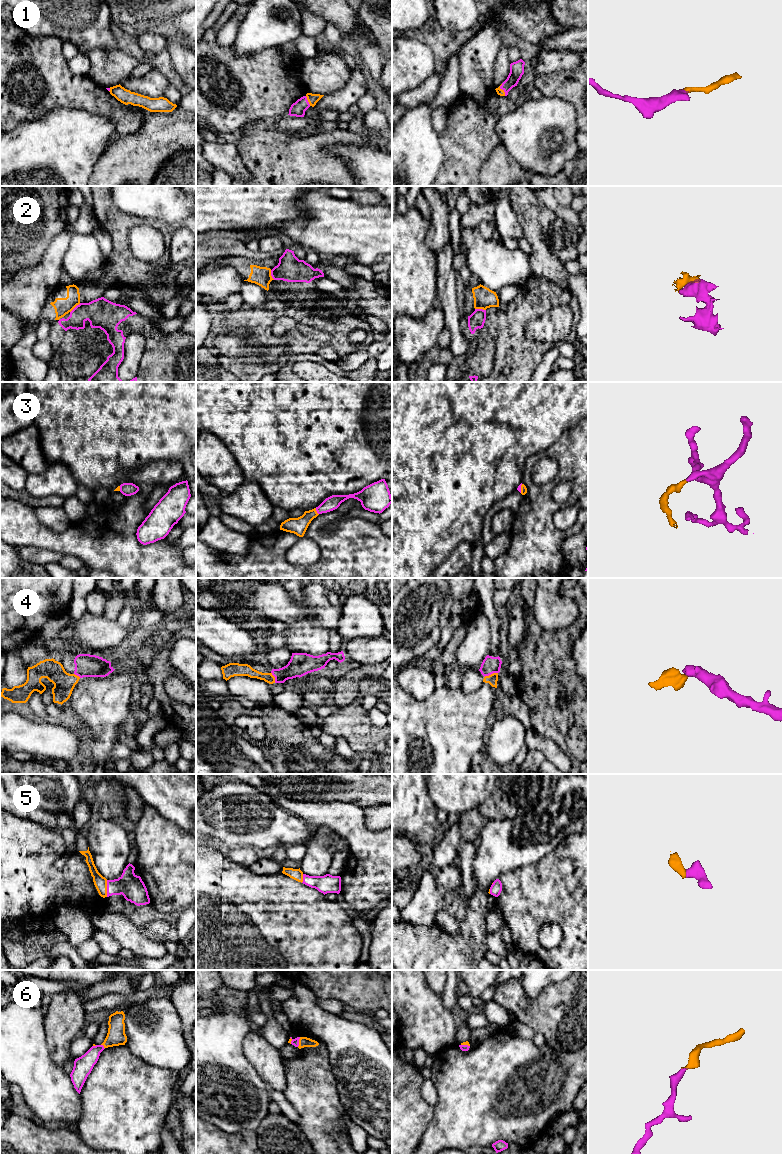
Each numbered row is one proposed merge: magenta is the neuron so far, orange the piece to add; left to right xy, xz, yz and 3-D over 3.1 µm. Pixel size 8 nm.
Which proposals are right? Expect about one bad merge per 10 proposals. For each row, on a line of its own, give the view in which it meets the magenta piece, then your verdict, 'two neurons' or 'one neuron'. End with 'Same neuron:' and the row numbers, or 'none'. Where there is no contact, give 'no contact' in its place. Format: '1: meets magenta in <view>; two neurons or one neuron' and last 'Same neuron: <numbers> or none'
1: meets magenta in yz; one neuron
2: meets magenta in yz; two neurons
3: meets magenta in xz; one neuron
4: meets magenta in yz; one neuron
5: meets magenta in xy; one neuron
6: meets magenta in xz; one neuron
Same neuron: 1, 3, 4, 5, 6

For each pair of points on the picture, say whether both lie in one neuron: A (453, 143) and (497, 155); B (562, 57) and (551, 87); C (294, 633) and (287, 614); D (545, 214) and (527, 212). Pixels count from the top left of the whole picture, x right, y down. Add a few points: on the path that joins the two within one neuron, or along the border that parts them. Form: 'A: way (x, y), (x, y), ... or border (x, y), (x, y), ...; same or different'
A: border (500, 142), (481, 168), (480, 174); different
B: border (577, 65), (569, 69), (554, 70), (536, 76); different
C: border (313, 619), (307, 615), (288, 624); different
D: way (541, 214), (531, 214); same

